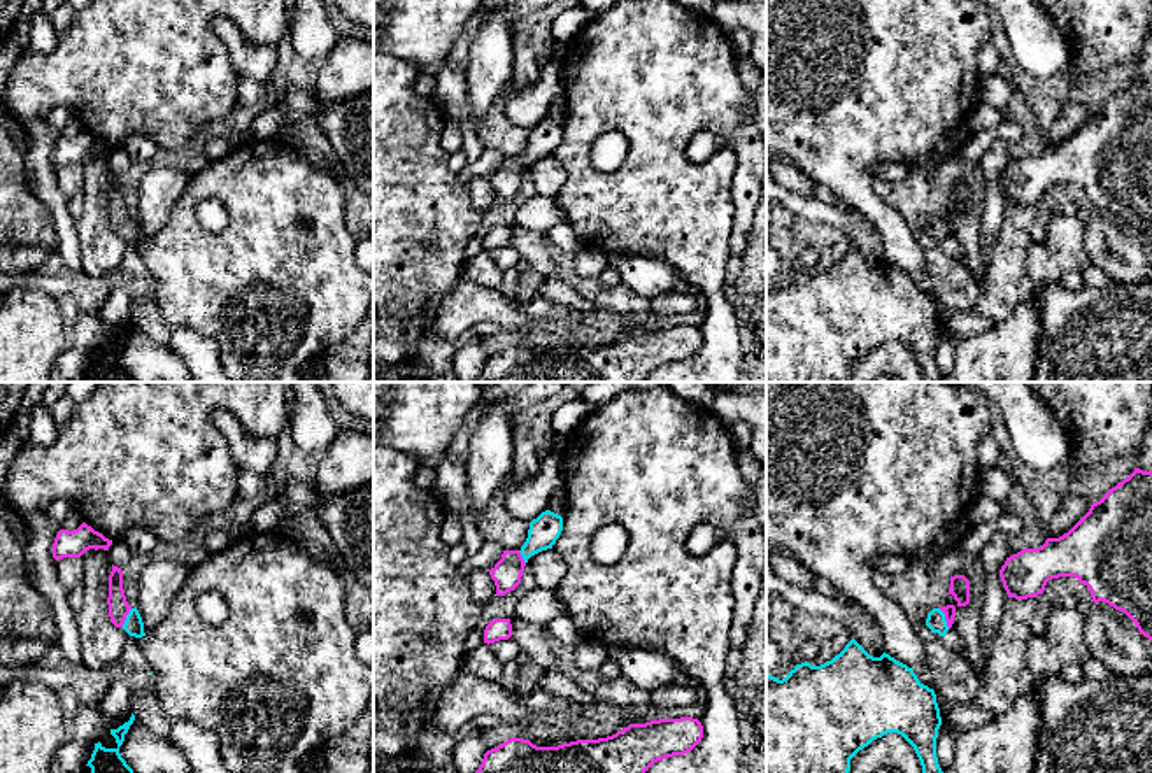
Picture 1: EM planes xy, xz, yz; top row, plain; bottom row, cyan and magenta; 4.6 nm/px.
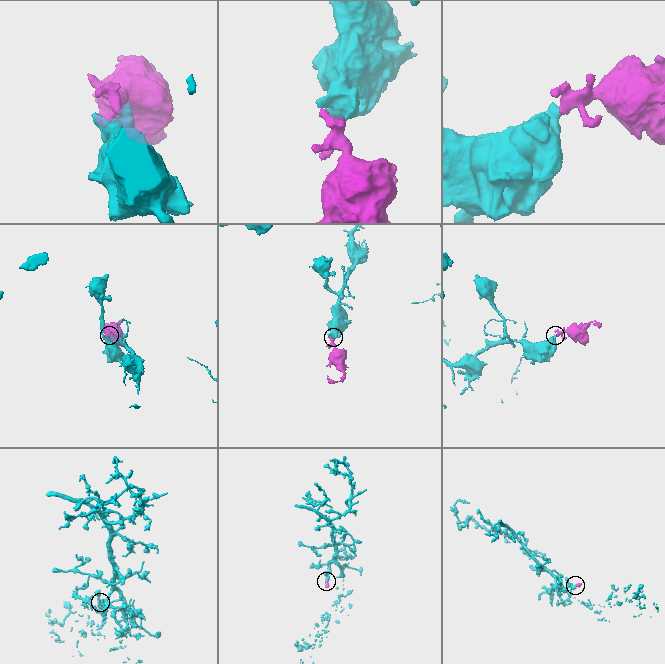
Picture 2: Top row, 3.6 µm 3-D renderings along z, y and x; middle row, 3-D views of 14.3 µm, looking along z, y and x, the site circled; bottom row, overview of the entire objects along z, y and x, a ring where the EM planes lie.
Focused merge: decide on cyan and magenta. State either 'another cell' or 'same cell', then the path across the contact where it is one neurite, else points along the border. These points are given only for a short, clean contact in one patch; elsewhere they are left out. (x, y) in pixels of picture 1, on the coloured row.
same cell; way yz (935, 621), (944, 619), (949, 610)

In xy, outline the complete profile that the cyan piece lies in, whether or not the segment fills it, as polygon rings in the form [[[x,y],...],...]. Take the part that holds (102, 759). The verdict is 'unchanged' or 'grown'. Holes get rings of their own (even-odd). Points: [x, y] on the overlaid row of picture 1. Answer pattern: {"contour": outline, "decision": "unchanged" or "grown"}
{"contour": [[[132,713],[130,720],[119,726],[117,729],[110,729],[110,734],[116,738],[116,748],[105,748],[100,741],[95,743],[95,750],[86,766],[91,768],[91,773],[133,773],[133,769],[126,764],[126,761],[119,754],[119,747],[124,741],[124,734],[133,724],[135,715]]], "decision": "unchanged"}

